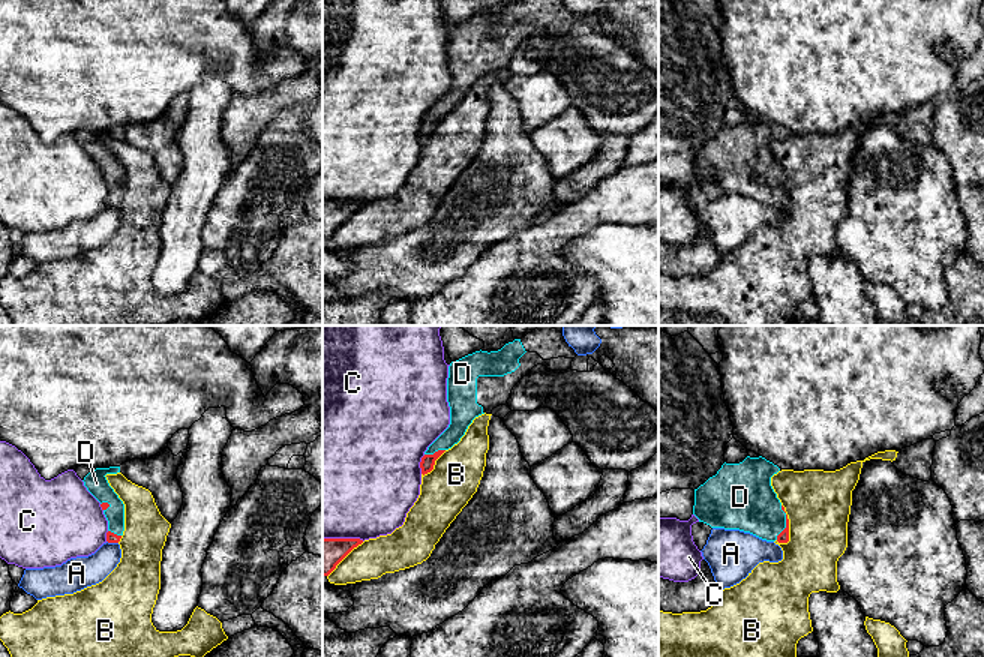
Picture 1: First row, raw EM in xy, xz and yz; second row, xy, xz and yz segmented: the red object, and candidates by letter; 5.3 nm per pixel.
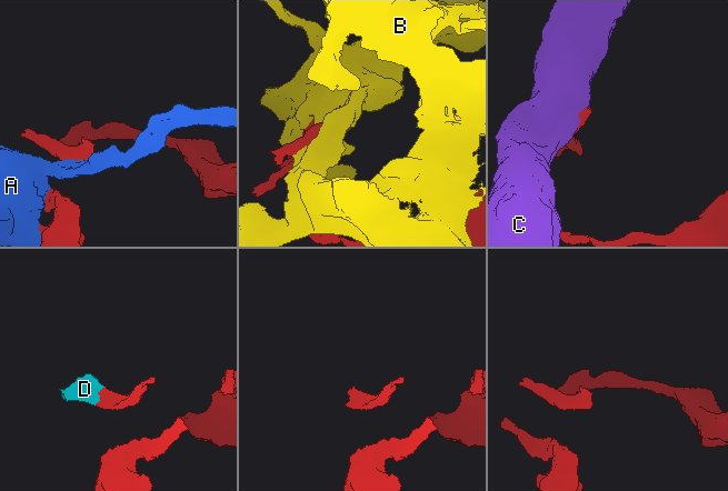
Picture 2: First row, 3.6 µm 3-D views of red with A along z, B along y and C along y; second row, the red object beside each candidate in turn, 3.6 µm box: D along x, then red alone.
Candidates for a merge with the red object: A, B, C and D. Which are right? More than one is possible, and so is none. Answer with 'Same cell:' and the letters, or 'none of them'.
Same cell: D

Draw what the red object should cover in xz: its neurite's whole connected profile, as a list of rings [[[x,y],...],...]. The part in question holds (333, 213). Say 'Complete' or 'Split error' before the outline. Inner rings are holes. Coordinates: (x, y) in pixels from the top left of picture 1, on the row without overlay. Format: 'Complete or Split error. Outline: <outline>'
Complete. Outline: [[[322,202],[322,242],[328,240],[362,207],[360,202]]]

